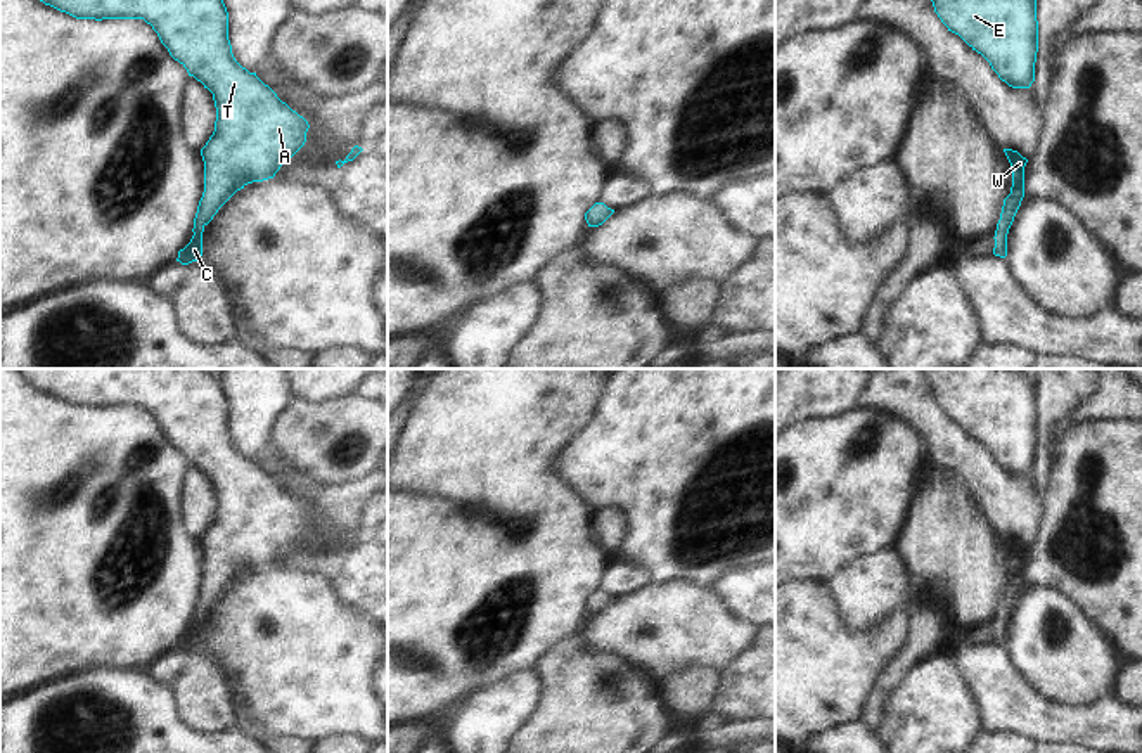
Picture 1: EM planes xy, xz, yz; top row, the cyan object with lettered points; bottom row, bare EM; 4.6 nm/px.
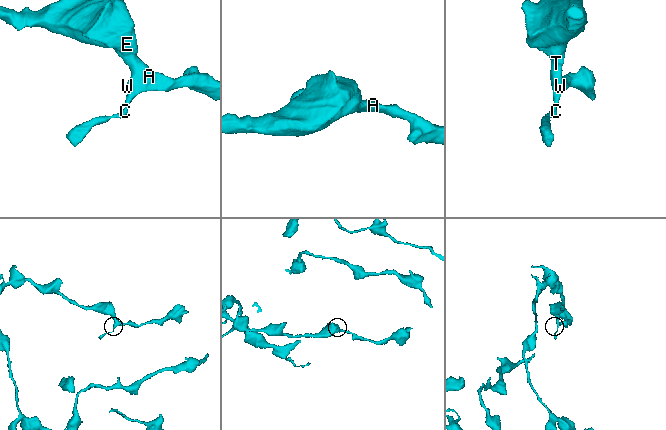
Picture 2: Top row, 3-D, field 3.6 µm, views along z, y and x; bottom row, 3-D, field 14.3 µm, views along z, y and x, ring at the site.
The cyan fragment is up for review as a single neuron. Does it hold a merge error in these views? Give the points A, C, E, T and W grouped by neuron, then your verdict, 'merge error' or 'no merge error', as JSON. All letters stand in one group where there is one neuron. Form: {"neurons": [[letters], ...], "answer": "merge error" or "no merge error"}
{"neurons": [["A", "C", "E", "T", "W"]], "answer": "no merge error"}

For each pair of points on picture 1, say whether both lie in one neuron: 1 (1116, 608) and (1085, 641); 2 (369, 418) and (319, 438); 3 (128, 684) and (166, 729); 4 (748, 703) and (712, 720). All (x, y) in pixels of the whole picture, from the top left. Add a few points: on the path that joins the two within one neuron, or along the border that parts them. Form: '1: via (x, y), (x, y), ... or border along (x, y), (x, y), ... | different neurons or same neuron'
1: border along (1068, 599), (1116, 644) | different neurons
2: via (357, 430), (340, 438), (331, 438) | same neuron
3: via (132, 695), (156, 719) | same neuron
4: border along (710, 708), (729, 719) | different neurons

